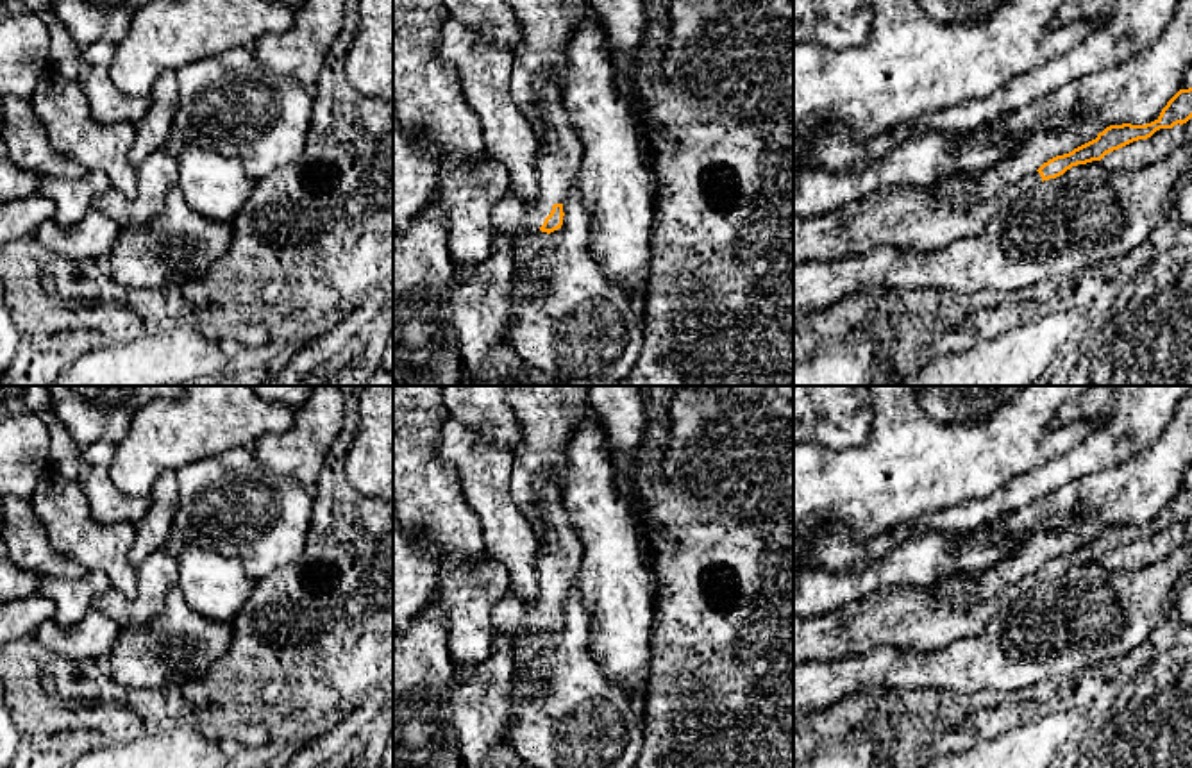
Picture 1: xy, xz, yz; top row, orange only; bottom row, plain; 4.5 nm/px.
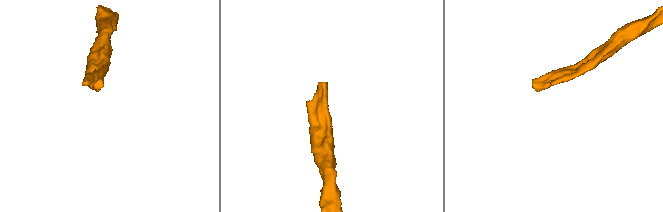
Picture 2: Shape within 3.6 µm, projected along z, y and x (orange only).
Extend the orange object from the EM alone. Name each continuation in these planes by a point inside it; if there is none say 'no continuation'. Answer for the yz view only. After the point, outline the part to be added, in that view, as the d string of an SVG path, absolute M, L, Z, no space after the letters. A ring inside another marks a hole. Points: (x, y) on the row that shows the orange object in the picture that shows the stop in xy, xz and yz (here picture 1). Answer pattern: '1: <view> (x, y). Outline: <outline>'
1: yz (906, 217). Outline: M1033 171L963 209L953 207L949 198L942 195L931 195L928 188L886 186L835 213L795 216L793 268L808 263L829 263L844 255L858 255L883 243L922 252L944 248L956 239L978 236L988 229L1001 209L1012 204L1020 193L1029 191L1037 182L1042 182L1042 177L1038 171Z

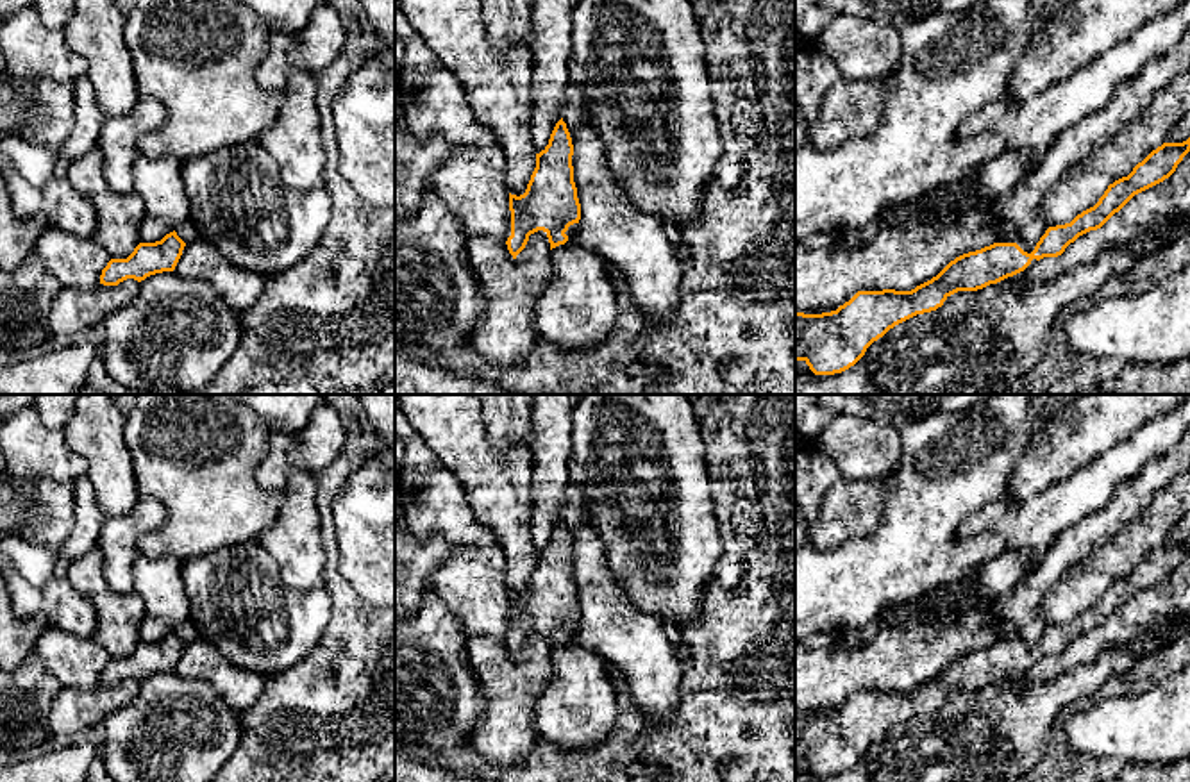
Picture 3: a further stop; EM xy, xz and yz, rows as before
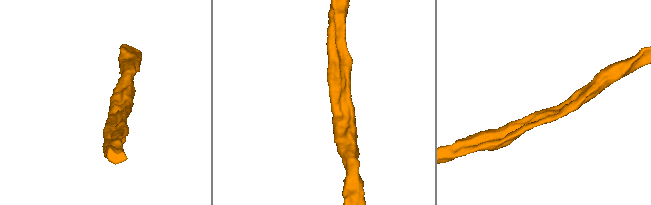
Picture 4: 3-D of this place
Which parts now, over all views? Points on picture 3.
no continuation

